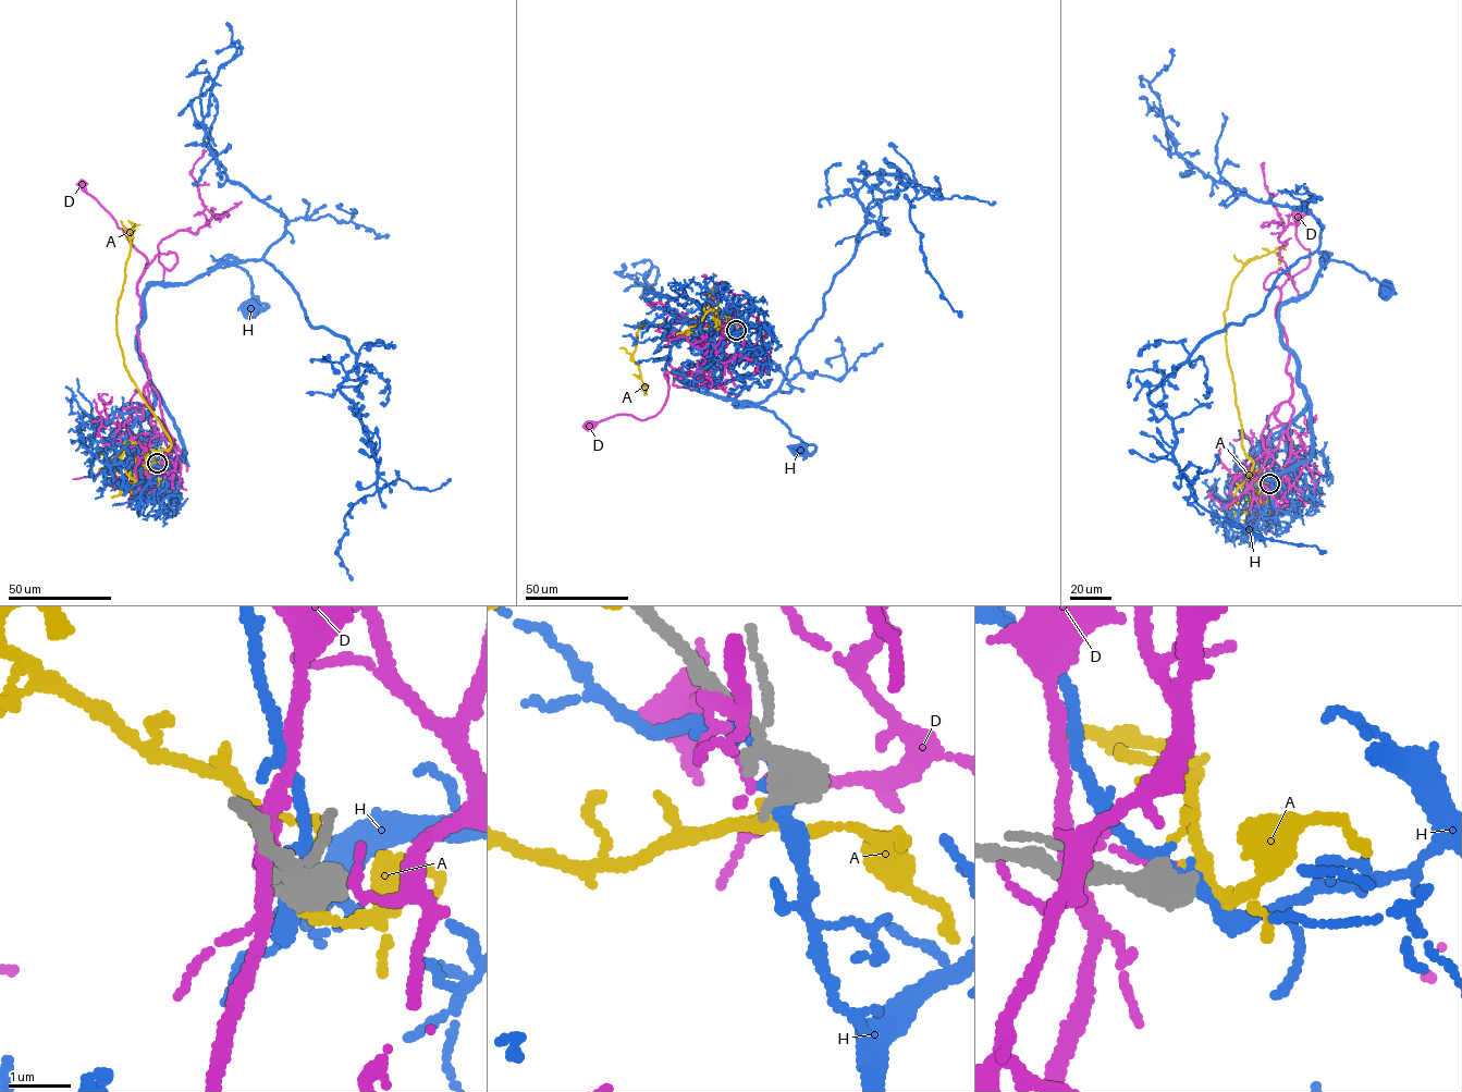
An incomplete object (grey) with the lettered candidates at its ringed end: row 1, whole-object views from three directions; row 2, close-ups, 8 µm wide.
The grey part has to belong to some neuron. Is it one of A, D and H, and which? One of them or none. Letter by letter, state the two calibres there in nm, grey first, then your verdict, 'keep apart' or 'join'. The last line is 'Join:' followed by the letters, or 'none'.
A: 550 nm thick on the grey side, 150 nm on the other; keep apart
D: 220 nm thick on the grey side, 80 nm on the other; keep apart
H: 420 nm thick on the grey side, 240 nm on the other; keep apart
Join: none

